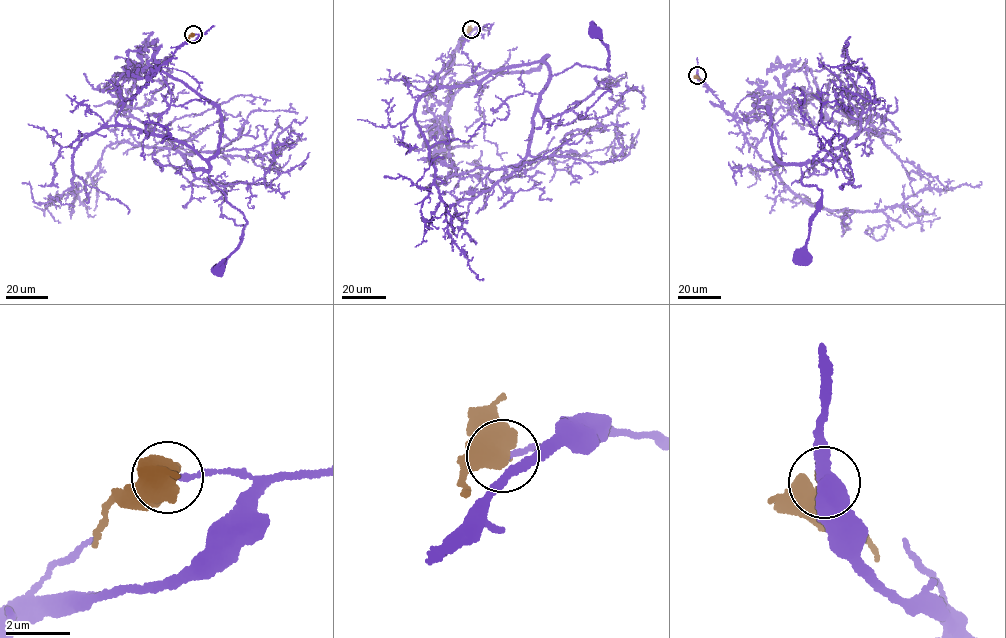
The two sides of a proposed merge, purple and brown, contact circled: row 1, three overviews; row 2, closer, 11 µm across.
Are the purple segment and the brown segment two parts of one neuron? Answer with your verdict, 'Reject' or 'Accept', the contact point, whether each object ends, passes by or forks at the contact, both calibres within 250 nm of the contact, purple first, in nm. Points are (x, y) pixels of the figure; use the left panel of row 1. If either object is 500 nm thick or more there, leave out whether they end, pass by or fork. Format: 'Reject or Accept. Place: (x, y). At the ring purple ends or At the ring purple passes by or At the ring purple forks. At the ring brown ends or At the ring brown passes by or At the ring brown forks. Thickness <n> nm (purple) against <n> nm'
Reject. Place: (193, 34). Thickness 160 nm (purple) against 750 nm

